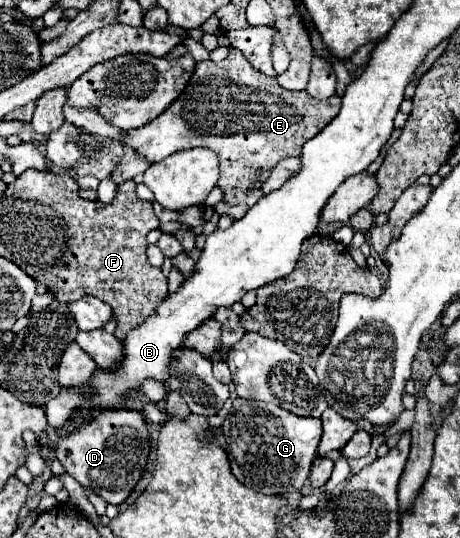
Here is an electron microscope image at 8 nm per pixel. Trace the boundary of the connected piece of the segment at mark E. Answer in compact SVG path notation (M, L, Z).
M231 48L229 58L225 58L223 62L211 62L211 60L197 62L195 74L191 76L191 82L185 86L181 96L153 122L145 124L143 128L129 130L123 144L135 148L137 154L141 158L147 158L149 162L165 160L167 156L179 150L187 150L195 146L213 150L219 158L219 170L221 170L217 186L225 192L221 204L215 206L215 212L219 216L225 214L231 216L233 220L239 220L243 214L247 214L247 210L255 202L263 198L263 178L267 178L275 162L287 156L299 156L303 144L309 138L317 136L337 116L341 108L341 98L337 94L327 98L327 108L315 108L315 104L317 104L315 98L311 98L309 104L307 92L291 92L281 88L275 78L257 72L239 50Z

